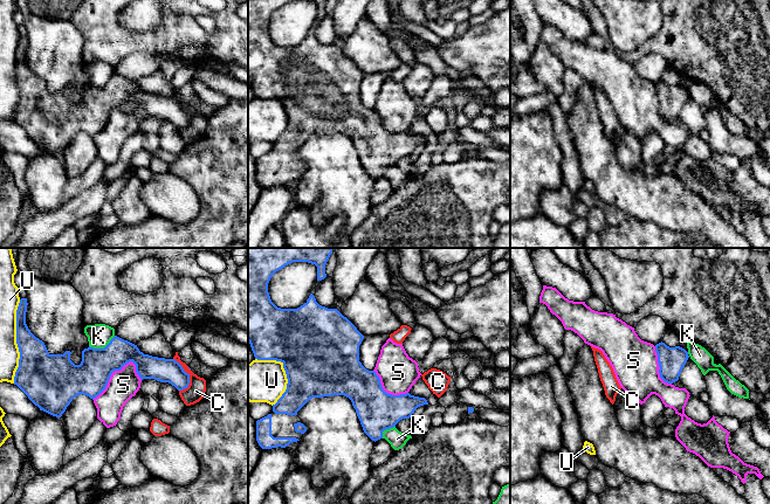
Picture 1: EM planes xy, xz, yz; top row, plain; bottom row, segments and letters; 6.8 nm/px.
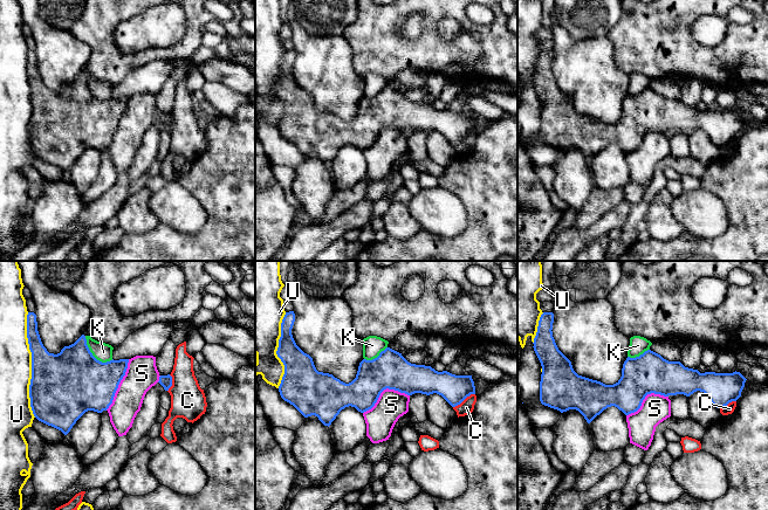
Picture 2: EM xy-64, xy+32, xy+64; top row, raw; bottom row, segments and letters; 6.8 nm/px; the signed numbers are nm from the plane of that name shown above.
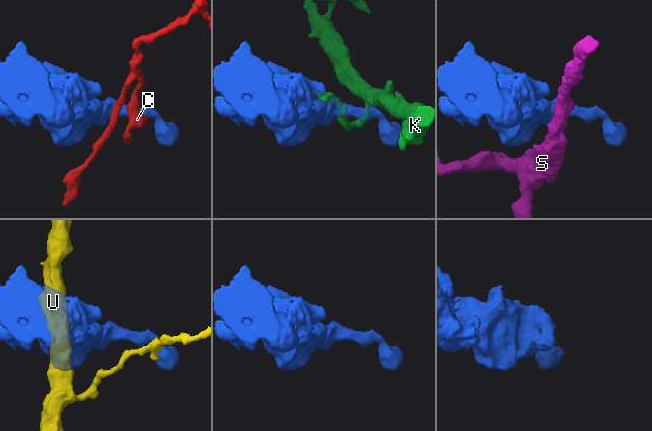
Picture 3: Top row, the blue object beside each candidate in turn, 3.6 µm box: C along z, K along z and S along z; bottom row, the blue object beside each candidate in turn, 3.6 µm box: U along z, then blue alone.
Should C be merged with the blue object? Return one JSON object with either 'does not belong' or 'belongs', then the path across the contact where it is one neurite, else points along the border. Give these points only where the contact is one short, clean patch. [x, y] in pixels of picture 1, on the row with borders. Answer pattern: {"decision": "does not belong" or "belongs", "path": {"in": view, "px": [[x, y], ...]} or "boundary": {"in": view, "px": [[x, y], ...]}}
{"decision": "does not belong", "boundary": {"in": "xy", "px": [[173, 358], [188, 374], [188, 385], [181, 391]]}}

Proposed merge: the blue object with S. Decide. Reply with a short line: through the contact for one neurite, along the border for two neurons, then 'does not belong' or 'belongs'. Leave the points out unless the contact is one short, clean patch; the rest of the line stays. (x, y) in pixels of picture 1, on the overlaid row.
does not belong

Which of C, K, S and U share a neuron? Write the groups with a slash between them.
C / K / S / U

